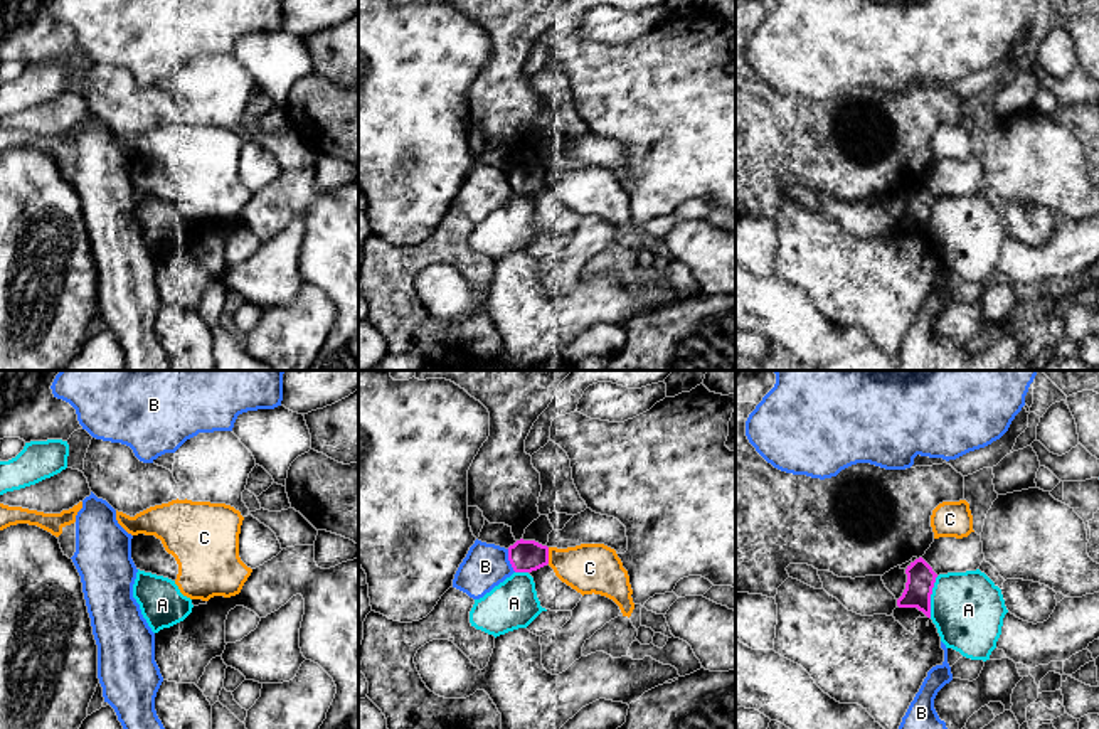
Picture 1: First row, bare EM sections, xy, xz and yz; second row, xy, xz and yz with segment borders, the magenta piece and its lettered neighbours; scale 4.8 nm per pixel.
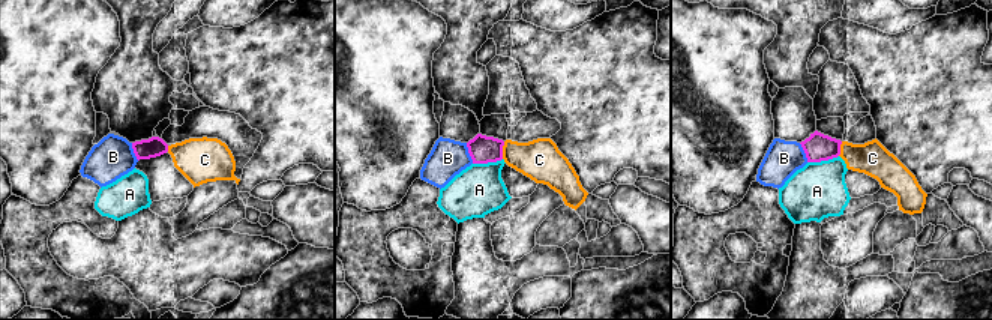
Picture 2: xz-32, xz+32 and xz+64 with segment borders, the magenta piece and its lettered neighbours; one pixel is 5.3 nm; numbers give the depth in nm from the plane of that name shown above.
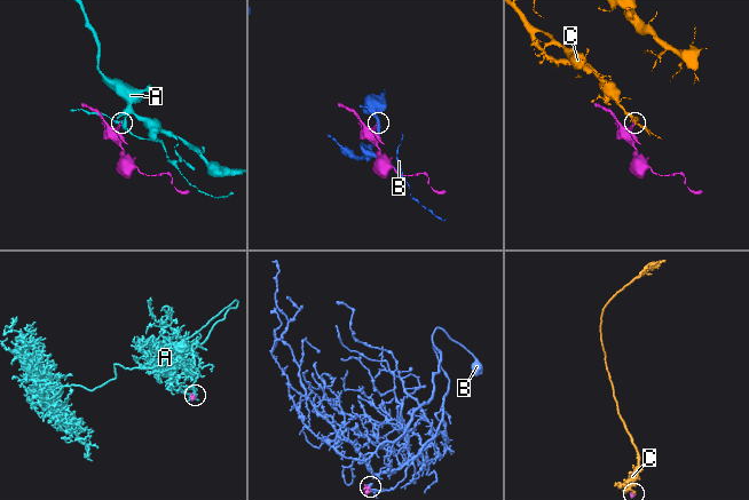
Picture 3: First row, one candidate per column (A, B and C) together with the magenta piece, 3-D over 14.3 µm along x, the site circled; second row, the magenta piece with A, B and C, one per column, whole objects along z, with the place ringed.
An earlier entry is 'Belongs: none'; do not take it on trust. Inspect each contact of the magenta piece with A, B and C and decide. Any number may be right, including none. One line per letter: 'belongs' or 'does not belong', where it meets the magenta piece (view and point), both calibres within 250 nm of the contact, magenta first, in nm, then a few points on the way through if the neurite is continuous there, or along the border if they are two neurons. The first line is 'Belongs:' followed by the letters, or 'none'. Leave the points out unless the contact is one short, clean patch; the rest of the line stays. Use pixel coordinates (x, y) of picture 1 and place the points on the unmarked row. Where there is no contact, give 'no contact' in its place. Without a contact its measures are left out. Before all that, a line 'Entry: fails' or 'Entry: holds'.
Entry: holds
Belongs: none
A: does not belong; meets magenta in yz at (929, 219); 140 nm thick on the magenta side, 340 nm on the other; border along yz (938, 199), (933, 209), (929, 239)
B: does not belong; meets magenta in xz at (509, 182); 160 nm thick on the magenta side, 220 nm on the other
C: does not belong; meets magenta in xz at (547, 179); 160 nm thick on the magenta side, 240 nm on the other

